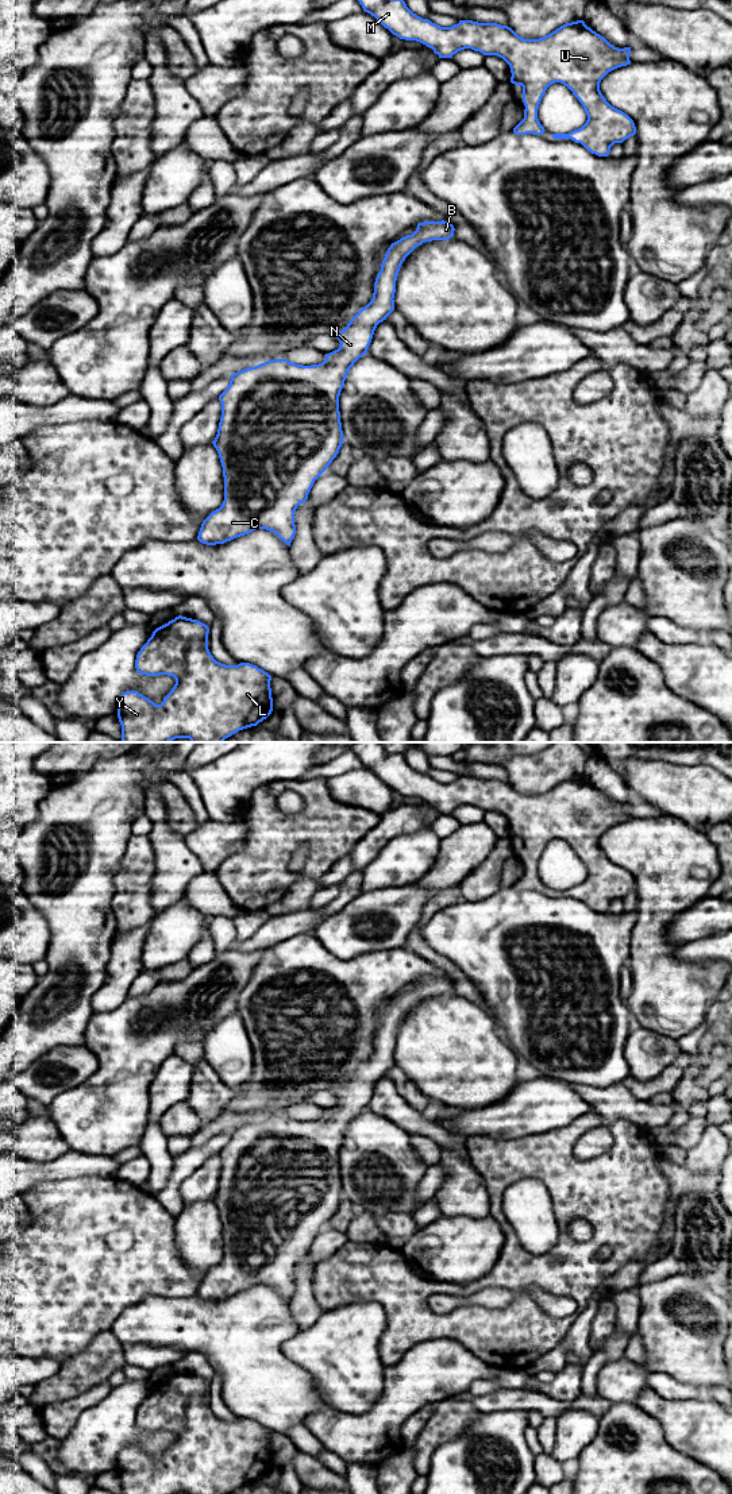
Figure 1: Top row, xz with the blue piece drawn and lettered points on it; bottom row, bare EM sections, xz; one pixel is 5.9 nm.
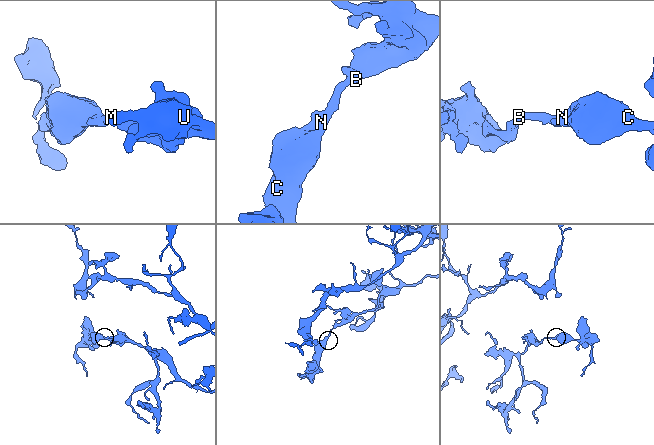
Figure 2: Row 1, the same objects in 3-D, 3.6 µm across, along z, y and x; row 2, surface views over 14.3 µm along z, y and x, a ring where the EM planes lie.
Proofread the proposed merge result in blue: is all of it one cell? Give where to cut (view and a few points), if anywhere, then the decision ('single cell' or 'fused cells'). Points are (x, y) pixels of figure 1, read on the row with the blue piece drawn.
no cut | single cell

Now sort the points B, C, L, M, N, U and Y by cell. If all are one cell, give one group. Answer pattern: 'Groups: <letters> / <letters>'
Groups: B C L M N U Y

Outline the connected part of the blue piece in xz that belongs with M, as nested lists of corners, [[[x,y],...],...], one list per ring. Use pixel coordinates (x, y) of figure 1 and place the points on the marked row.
[[[358,0],[363,11],[374,16],[393,35],[416,40],[432,49],[439,58],[452,58],[461,50],[471,49],[483,55],[497,55],[511,67],[511,82],[523,86],[524,119],[513,128],[516,135],[542,135],[546,130],[538,119],[538,108],[547,88],[555,82],[567,86],[582,104],[587,120],[569,134],[552,134],[554,139],[571,139],[598,157],[608,157],[615,143],[623,143],[636,134],[633,120],[612,107],[600,90],[601,80],[612,70],[631,63],[631,47],[619,49],[593,31],[583,20],[566,23],[539,39],[524,39],[511,27],[497,23],[459,20],[451,27],[440,27],[413,13],[404,0]]]

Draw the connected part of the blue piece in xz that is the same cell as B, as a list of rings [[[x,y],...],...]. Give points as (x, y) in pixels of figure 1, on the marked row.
[[[442,221],[419,223],[412,235],[407,235],[390,244],[381,265],[381,271],[374,282],[371,301],[362,308],[343,331],[332,332],[340,347],[325,354],[325,360],[319,364],[303,366],[288,359],[276,359],[247,367],[231,375],[230,385],[219,395],[221,417],[215,440],[224,476],[224,501],[201,524],[197,540],[207,545],[224,544],[255,529],[266,529],[278,536],[286,545],[296,534],[294,511],[308,499],[315,480],[327,470],[339,453],[343,444],[343,431],[339,412],[339,395],[347,372],[354,363],[367,354],[374,331],[380,323],[394,310],[396,281],[405,258],[425,242],[444,240],[454,236],[454,225]]]

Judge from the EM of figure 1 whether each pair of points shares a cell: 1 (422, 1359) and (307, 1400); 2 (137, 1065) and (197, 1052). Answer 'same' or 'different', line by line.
1: different
2: different

